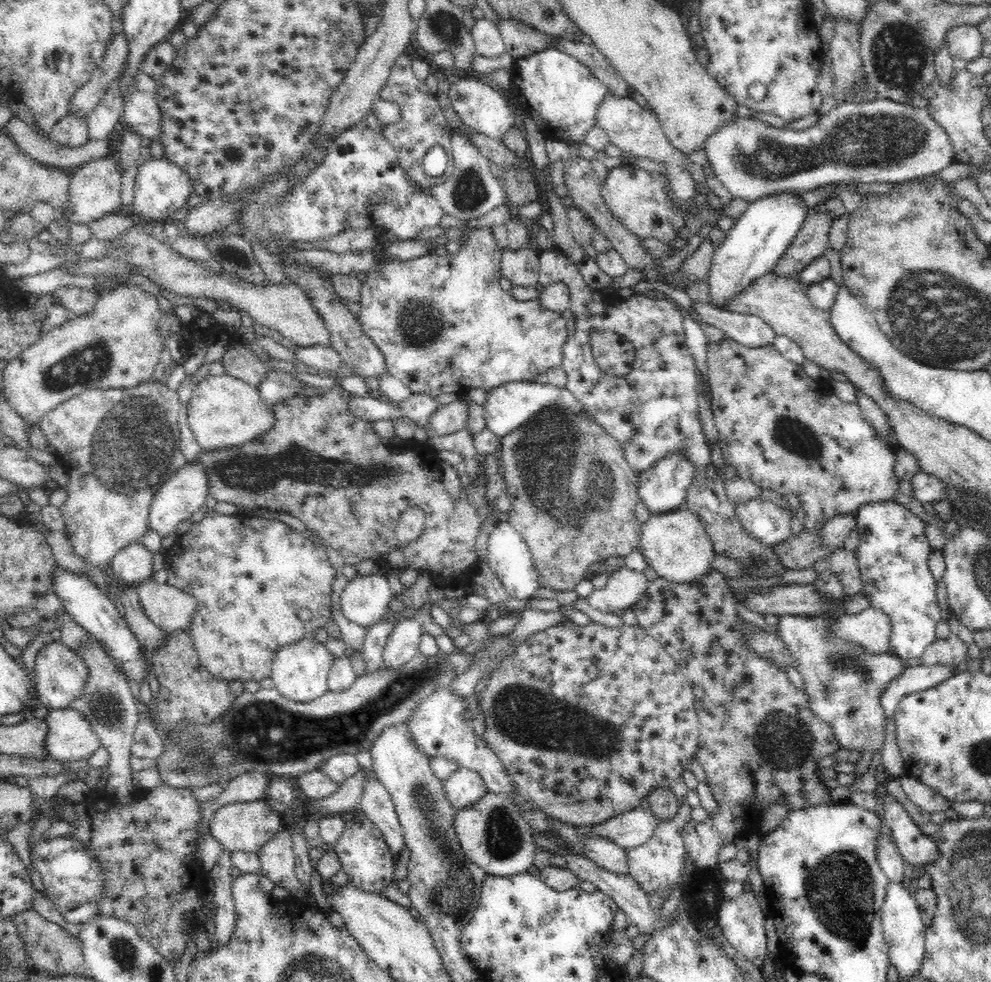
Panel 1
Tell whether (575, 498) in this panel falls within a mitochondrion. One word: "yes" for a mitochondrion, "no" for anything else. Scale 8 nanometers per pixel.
yes

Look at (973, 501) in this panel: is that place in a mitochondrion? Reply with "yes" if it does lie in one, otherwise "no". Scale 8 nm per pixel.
yes

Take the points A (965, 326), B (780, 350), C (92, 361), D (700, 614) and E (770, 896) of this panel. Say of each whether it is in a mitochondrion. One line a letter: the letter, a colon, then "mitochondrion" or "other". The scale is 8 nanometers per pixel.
A: mitochondrion
B: other
C: mitochondrion
D: other
E: other

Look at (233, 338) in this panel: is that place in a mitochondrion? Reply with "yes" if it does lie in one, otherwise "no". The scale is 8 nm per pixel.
no

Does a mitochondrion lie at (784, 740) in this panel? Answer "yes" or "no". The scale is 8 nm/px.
yes

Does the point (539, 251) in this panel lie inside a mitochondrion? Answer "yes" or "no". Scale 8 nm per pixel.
no

